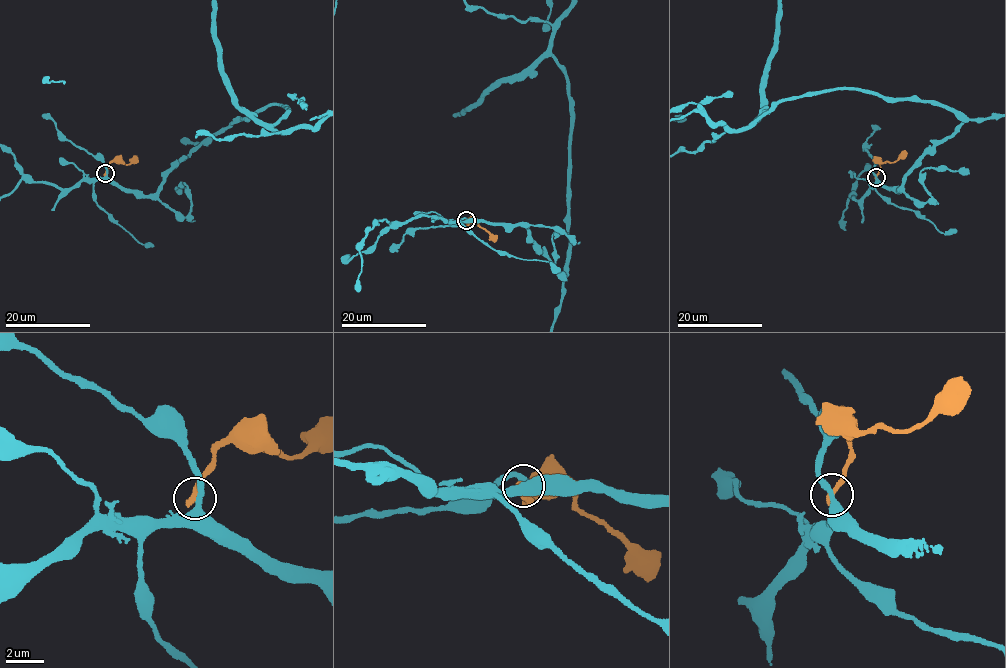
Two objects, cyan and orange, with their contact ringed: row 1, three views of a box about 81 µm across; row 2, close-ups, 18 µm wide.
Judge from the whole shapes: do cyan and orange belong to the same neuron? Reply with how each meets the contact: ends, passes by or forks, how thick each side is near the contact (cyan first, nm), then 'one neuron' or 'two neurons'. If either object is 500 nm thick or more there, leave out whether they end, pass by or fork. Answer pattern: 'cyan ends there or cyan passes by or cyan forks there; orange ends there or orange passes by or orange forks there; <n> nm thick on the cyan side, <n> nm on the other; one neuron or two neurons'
cyan passes by; orange ends there; 360 nm thick on the cyan side, 280 nm on the other; two neurons

